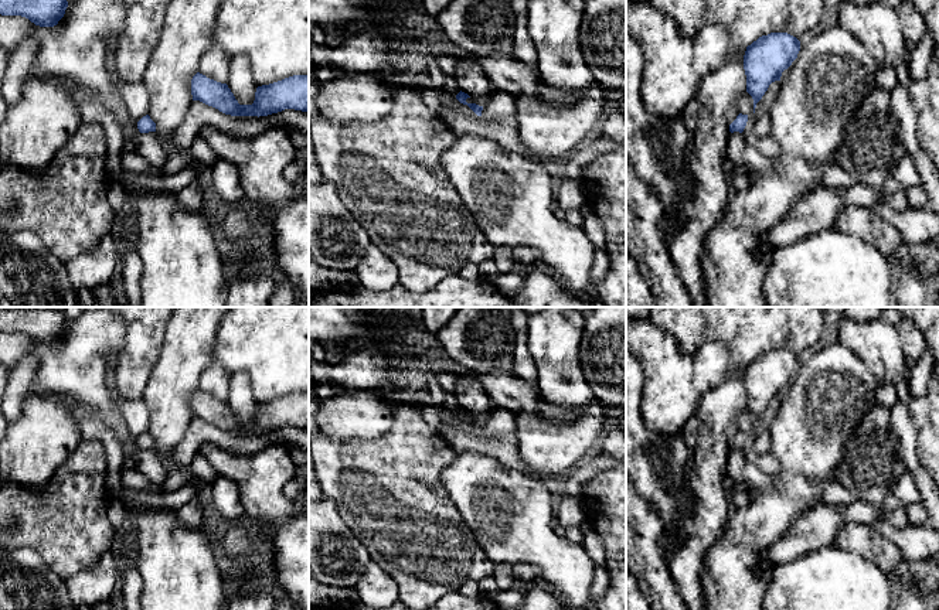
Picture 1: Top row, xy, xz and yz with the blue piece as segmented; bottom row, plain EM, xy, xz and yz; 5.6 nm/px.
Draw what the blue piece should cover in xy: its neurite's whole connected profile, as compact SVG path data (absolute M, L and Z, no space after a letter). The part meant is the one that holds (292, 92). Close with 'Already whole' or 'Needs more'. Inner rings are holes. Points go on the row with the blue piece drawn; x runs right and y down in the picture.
M197 72L191 79L193 100L231 116L268 116L285 109L309 113L309 75L293 75L256 88L252 105L239 105L227 84Z. Already whole

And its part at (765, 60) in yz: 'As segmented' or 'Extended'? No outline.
As segmented

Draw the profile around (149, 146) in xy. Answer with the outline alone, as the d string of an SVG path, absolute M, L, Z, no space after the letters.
M156 132L140 133L135 139L135 150L154 168L163 168L167 153L163 147L163 137Z

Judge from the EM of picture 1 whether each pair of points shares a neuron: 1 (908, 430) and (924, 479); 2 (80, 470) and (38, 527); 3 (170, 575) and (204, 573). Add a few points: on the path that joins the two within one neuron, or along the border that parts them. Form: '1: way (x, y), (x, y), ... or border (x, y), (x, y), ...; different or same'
1: way (908, 442), (908, 455), (914, 467); same
2: way (80, 484), (53, 513); same
3: way (179, 575), (196, 576); same

